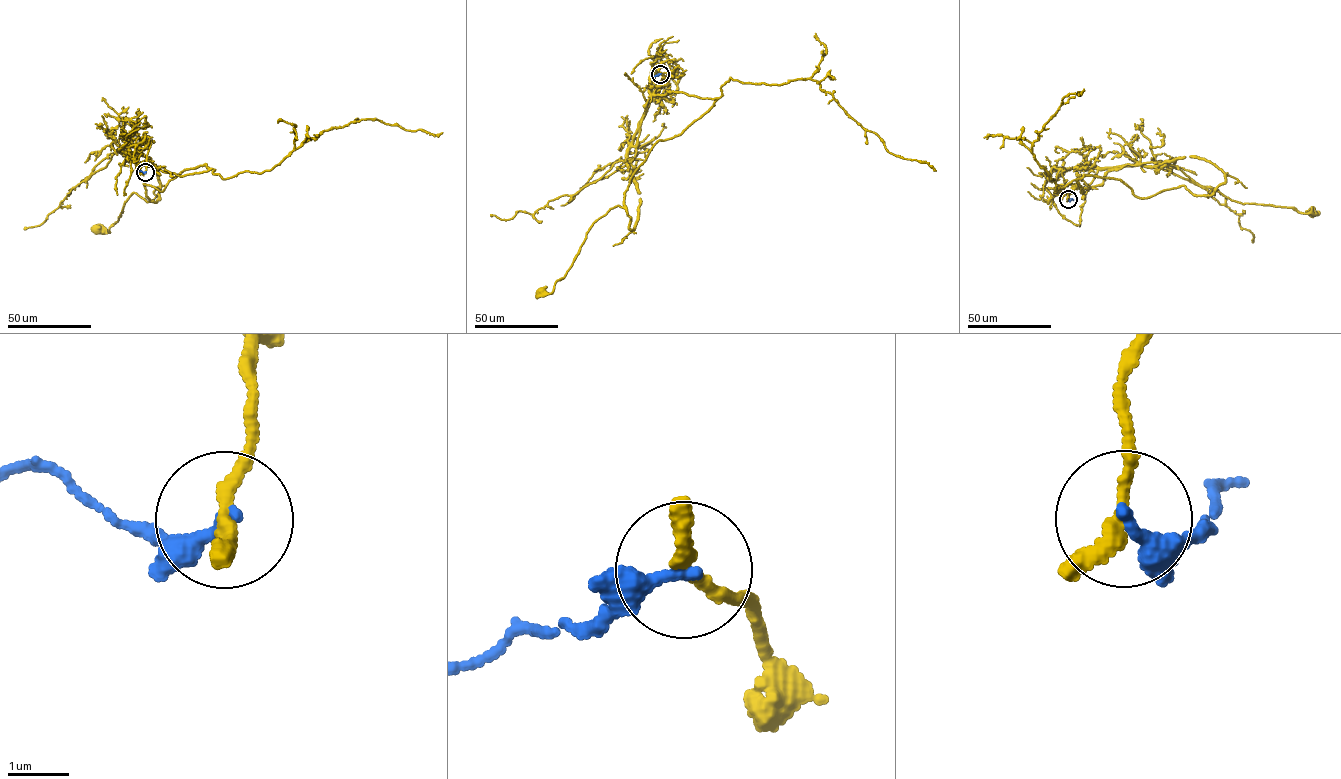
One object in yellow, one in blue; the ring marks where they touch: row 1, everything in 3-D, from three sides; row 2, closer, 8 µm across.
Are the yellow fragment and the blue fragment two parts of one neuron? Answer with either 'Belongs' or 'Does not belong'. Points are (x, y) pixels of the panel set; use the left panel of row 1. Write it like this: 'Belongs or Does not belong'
Does not belong

